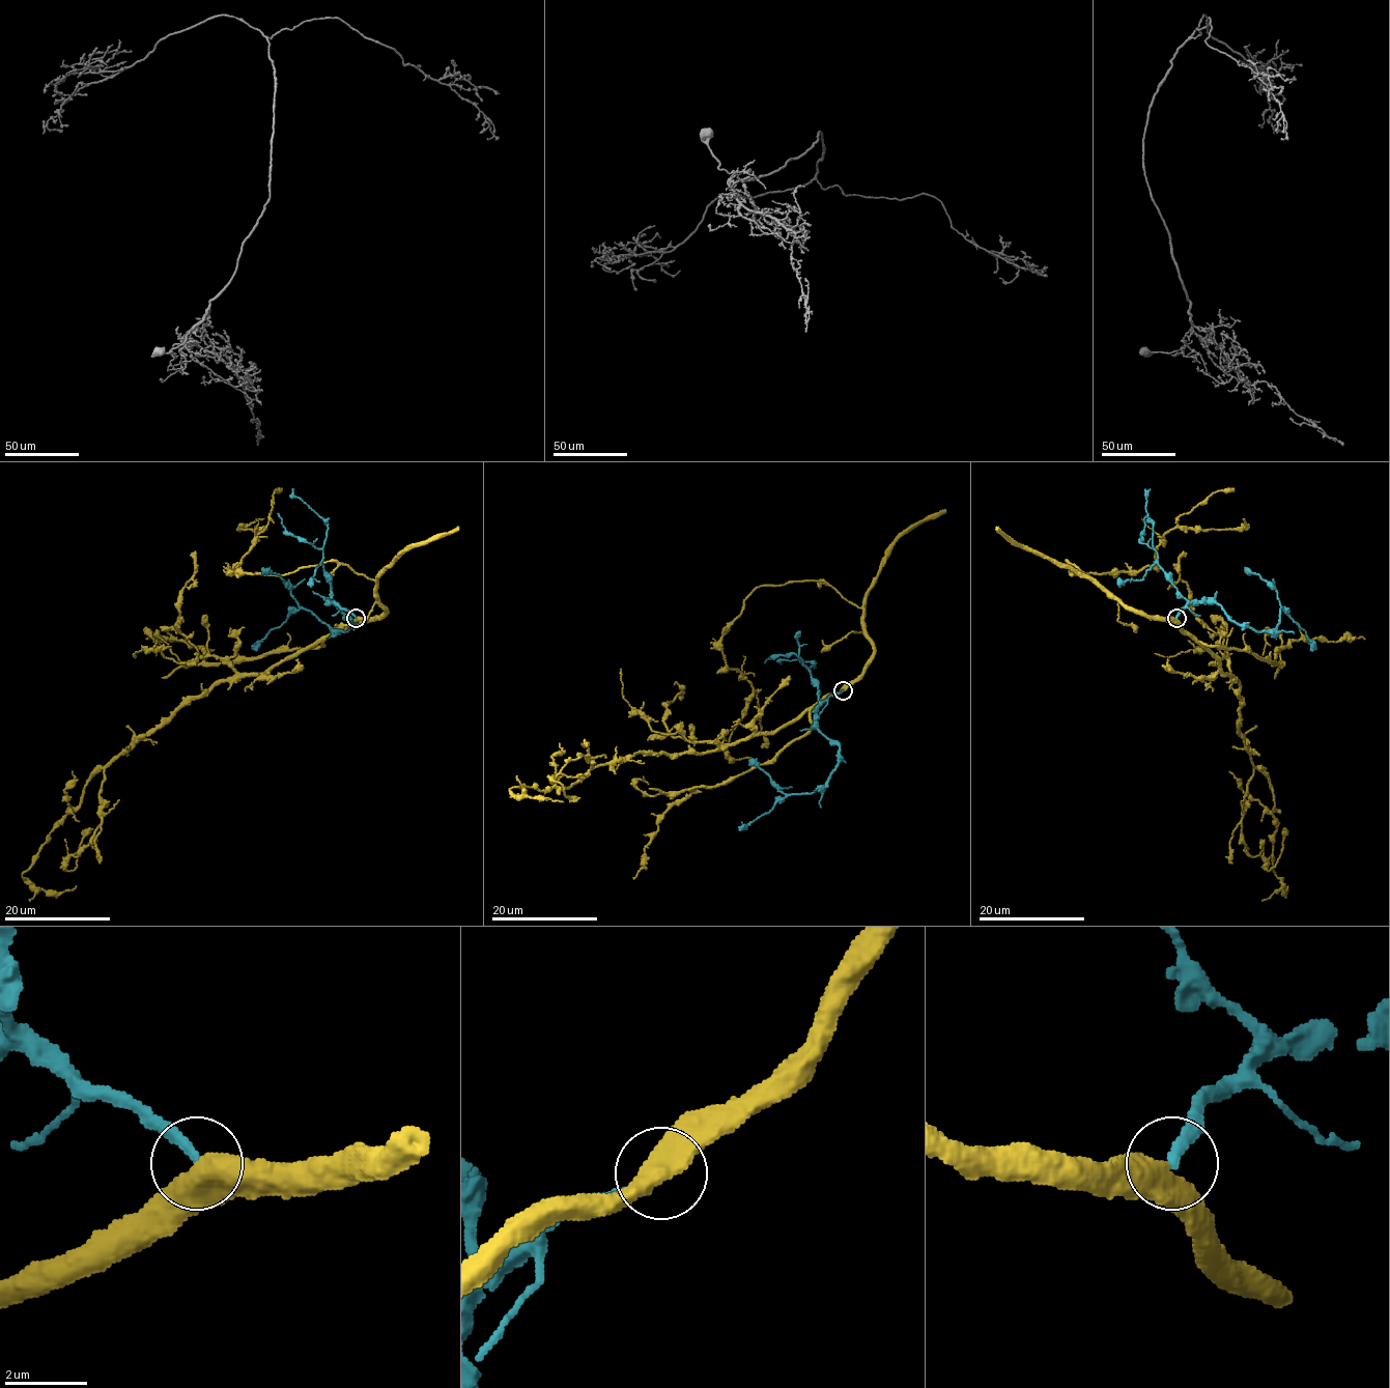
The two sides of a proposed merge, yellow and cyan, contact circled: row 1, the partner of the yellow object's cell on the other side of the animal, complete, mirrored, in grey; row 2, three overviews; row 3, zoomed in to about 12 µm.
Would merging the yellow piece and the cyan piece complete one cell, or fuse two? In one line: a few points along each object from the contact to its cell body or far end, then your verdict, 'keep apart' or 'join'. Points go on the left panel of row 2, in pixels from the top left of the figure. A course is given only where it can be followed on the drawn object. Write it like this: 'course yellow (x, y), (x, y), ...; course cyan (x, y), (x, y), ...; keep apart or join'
course yellow (356, 618), (262, 672), (235, 675), (192, 696), (102, 767), (23, 875), (46, 890), (77, 885); course cyan (356, 618), (330, 602), (351, 621), (345, 631), (332, 631), (311, 612), (299, 608), (251, 648); join

